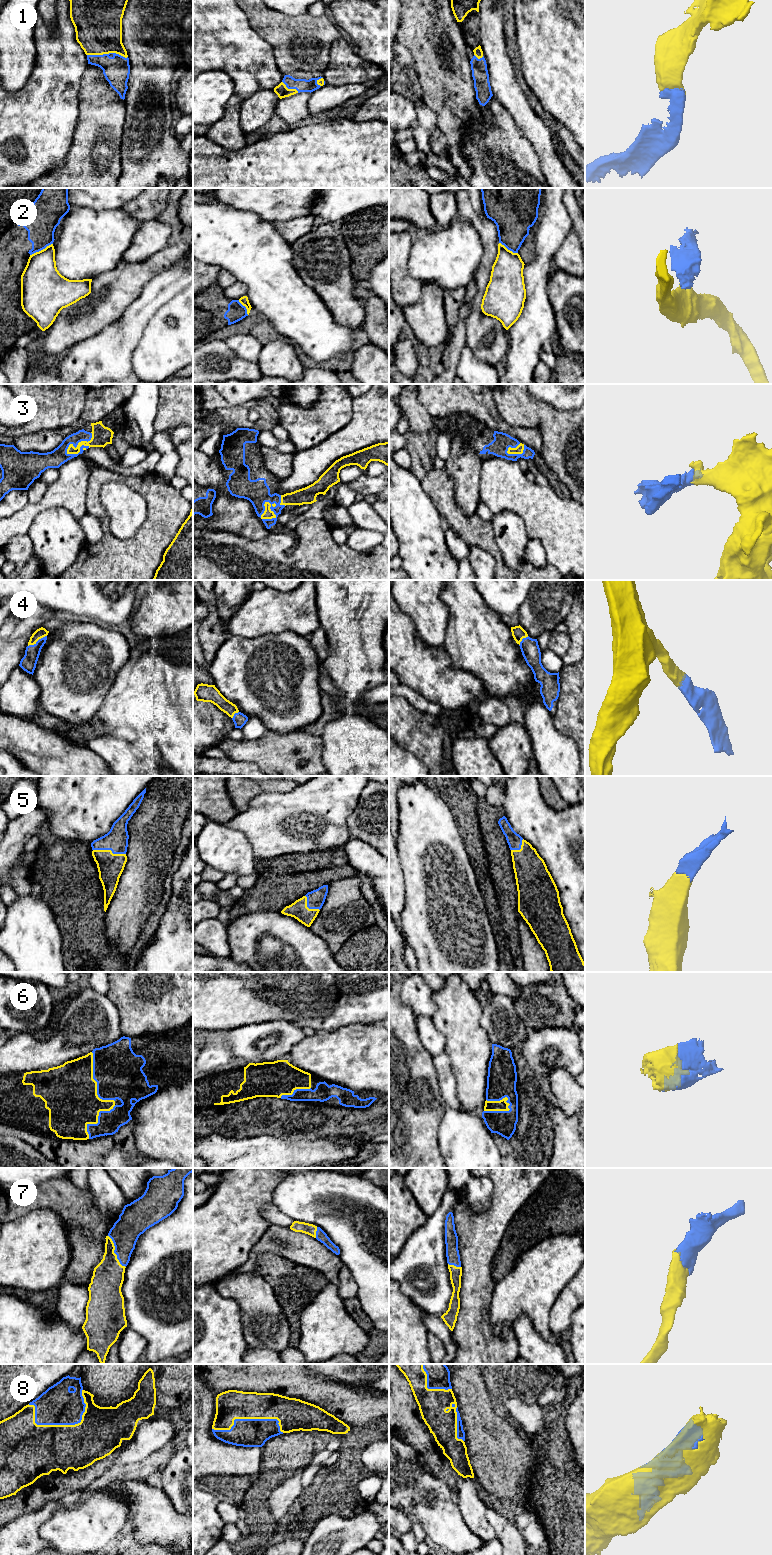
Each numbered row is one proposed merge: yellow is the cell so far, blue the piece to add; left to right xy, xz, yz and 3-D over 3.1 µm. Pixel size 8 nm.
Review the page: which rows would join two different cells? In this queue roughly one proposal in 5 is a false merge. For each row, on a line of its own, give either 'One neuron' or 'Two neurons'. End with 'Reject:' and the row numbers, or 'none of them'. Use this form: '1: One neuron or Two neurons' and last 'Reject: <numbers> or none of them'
1: One neuron
2: Two neurons
3: One neuron
4: One neuron
5: One neuron
6: One neuron
7: One neuron
8: One neuron
Reject: 2

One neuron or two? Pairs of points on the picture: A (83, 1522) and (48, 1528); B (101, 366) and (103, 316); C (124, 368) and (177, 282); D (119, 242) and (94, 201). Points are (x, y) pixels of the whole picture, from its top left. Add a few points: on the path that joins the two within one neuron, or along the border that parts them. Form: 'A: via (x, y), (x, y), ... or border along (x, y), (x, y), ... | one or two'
A: via (74, 1527), (57, 1527) | one
B: border along (122, 314), (83, 340) | two
C: via (124, 345), (124, 334), (134, 319), (154, 299) | one
D: border along (76, 206), (86, 206), (93, 209), (121, 208) | two

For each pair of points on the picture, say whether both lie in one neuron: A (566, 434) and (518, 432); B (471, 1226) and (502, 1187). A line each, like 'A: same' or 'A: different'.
A: different
B: same

